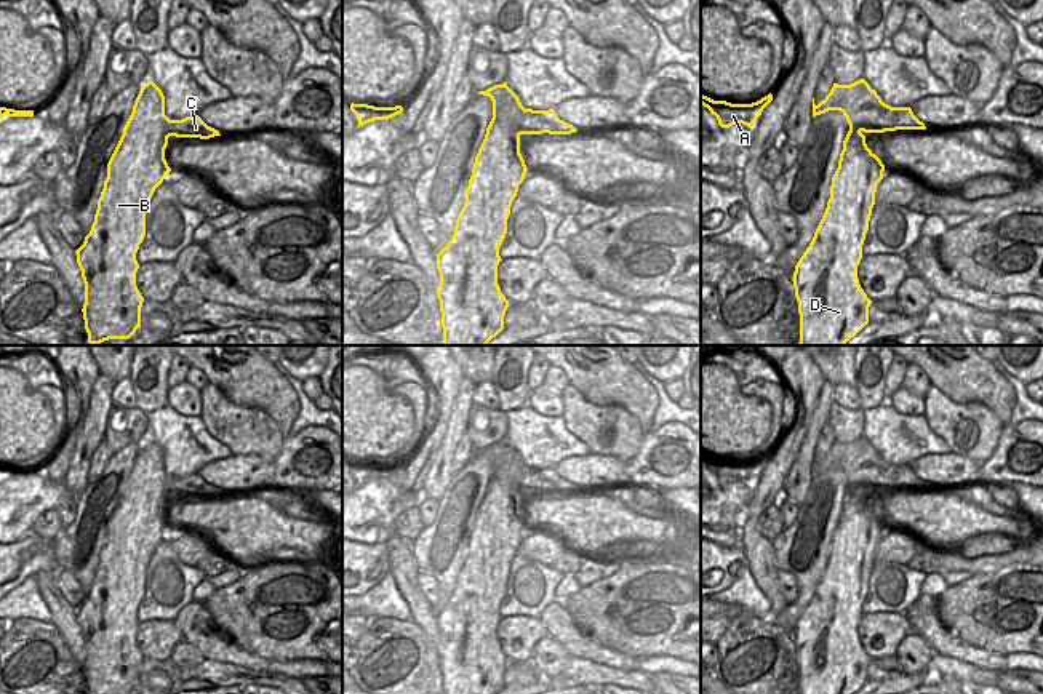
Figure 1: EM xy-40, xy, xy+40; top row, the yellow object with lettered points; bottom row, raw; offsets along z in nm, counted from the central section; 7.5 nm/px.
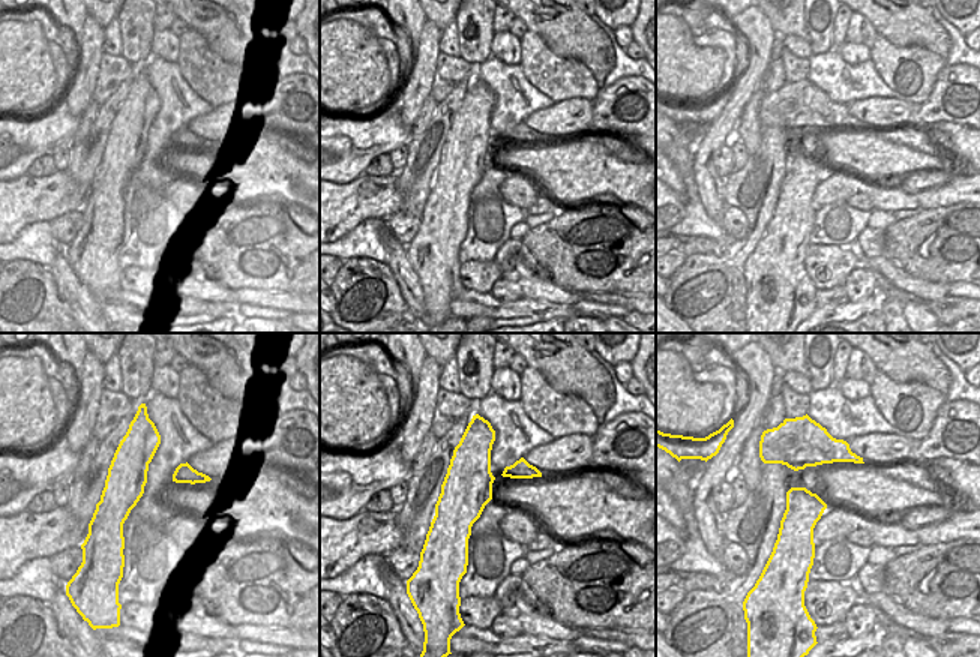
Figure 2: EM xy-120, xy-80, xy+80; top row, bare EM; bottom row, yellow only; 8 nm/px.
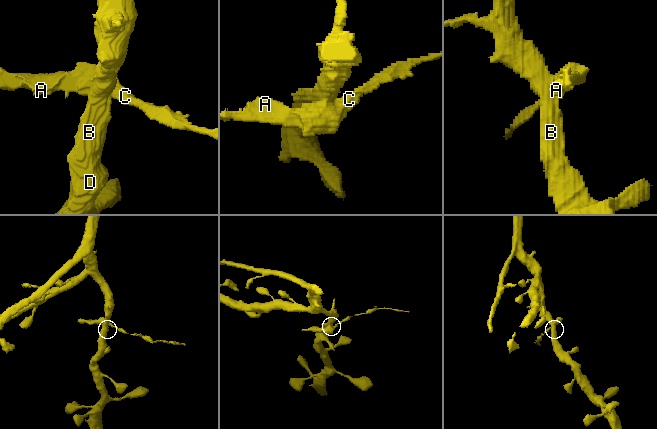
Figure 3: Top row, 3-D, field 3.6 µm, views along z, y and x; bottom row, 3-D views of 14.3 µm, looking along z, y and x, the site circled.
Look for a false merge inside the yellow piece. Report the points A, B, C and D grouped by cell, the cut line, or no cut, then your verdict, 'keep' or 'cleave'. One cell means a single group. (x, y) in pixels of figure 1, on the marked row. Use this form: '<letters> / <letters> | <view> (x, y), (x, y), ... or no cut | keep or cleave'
A C / B D | xy (493, 112), (503, 123), (514, 127), (520, 133) | cleave

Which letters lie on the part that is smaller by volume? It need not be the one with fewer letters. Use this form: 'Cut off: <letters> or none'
Cut off: A, C

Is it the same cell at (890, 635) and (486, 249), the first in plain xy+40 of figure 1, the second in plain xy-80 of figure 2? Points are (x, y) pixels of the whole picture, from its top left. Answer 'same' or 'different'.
different

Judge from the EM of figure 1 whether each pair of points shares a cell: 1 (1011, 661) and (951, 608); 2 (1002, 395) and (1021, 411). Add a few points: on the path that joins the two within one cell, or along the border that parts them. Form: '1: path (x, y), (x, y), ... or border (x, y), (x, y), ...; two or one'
1: border (1026, 651), (1016, 651), (1005, 658); two
2: border (999, 371), (1015, 392), (1015, 408), (1010, 422); two

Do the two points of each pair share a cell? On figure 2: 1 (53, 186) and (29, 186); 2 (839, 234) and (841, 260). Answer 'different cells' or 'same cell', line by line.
1: same cell
2: different cells

